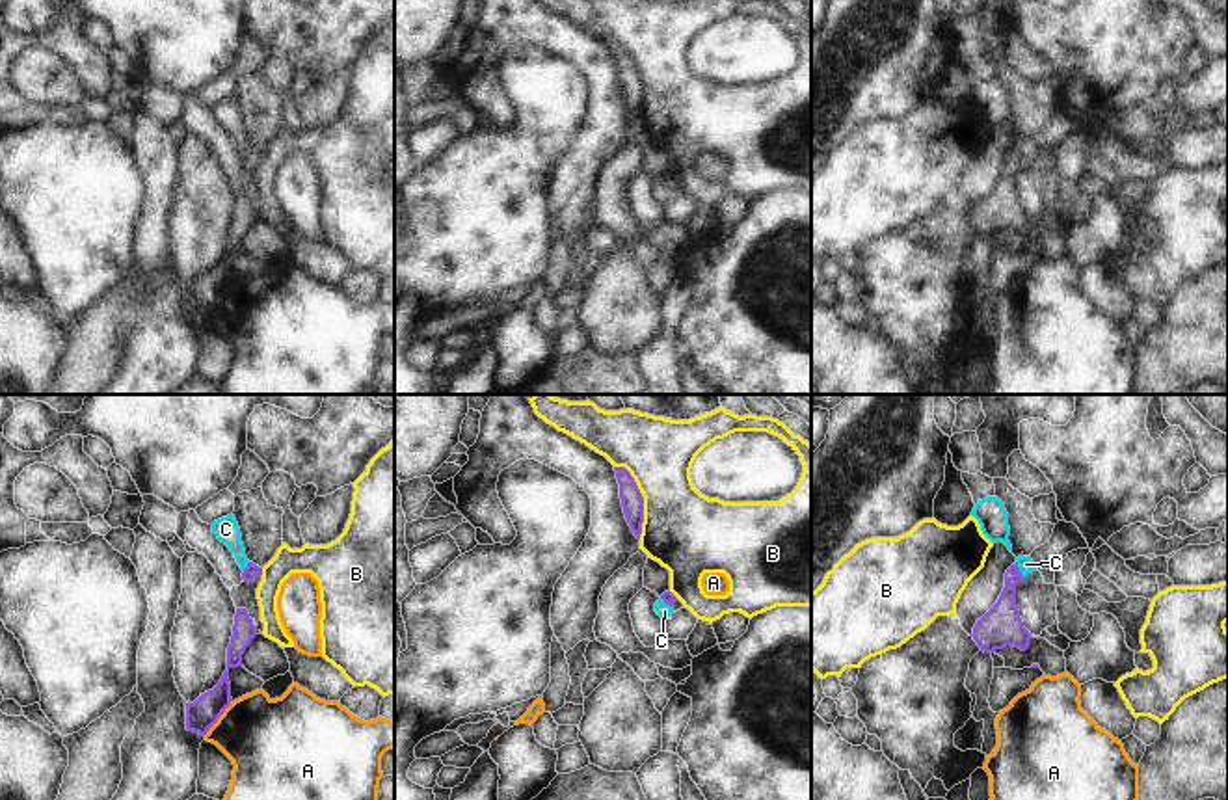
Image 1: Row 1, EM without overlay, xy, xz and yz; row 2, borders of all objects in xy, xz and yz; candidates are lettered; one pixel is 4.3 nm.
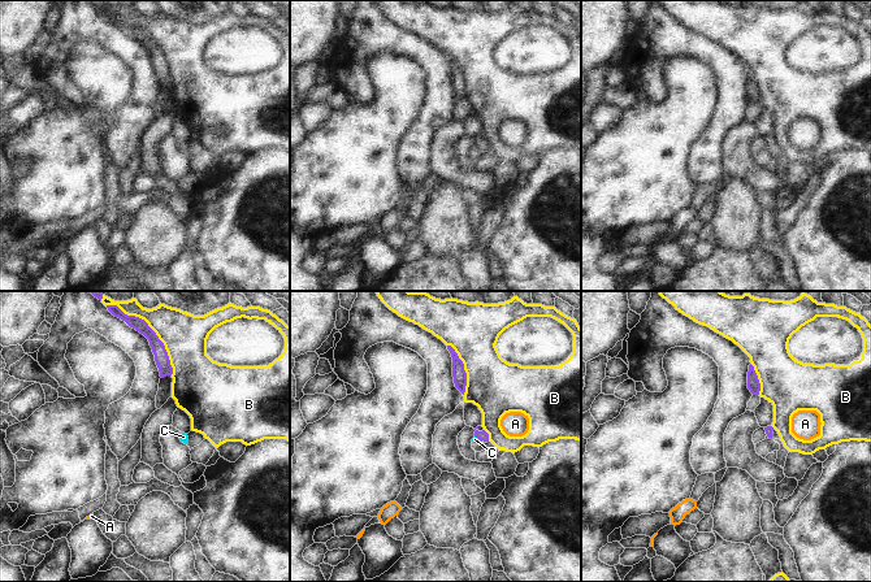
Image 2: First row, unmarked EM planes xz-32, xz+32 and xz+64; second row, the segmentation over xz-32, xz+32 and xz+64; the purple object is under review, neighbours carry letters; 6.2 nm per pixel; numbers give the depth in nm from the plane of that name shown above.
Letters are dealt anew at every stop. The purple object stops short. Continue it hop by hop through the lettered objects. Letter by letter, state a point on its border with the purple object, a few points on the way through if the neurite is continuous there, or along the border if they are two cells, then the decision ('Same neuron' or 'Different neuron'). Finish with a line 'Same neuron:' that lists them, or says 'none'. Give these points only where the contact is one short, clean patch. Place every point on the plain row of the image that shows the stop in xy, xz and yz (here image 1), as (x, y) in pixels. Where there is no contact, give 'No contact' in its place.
A: Touches purple at xy (218, 300). Boundary: xy (231, 283), (203, 319). Different neuron
B: Touches purple at xz (642, 82). Different neuron
C: Touches purple at yz (1018, 153). Boundary: yz (1016, 146), (1024, 160). Different neuron
Same neuron: none

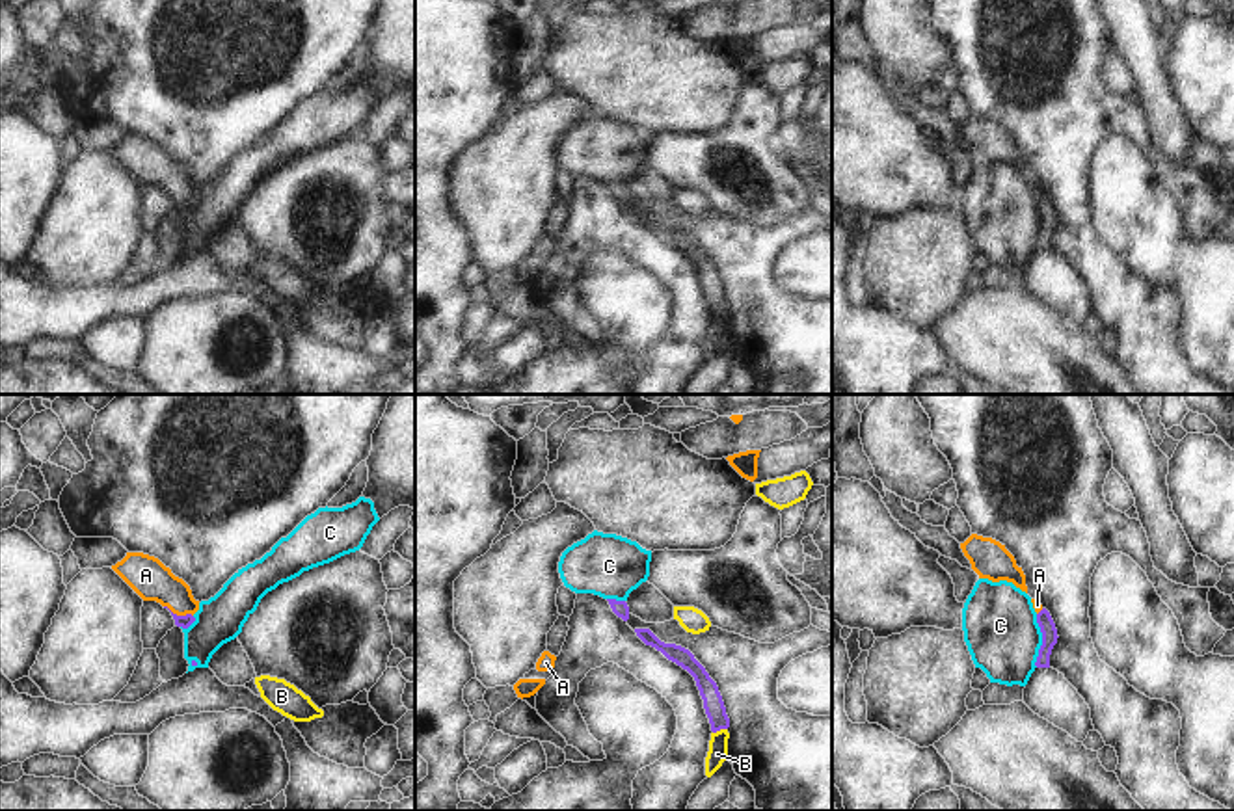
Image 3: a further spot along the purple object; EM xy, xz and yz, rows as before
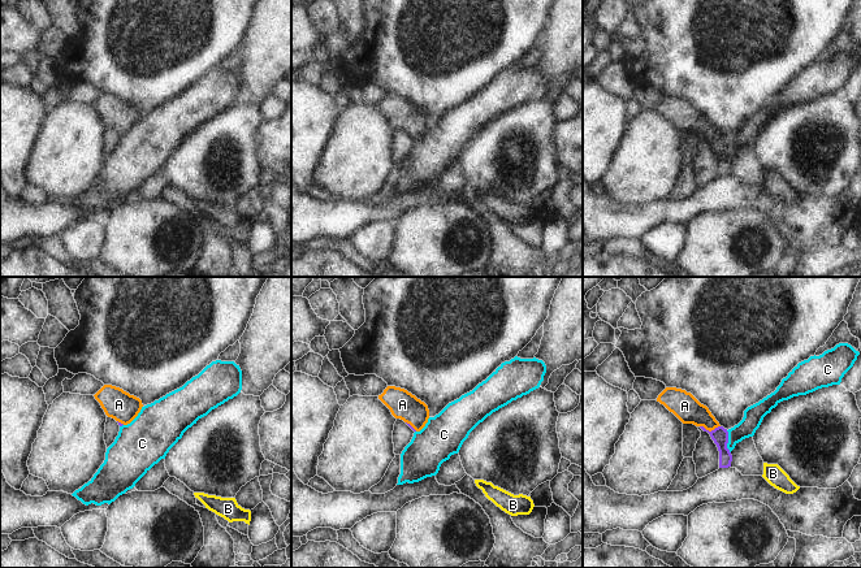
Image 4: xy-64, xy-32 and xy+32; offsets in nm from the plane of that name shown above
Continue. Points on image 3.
A: Touches purple at xy (179, 199). Path across: xy (185, 205), (179, 199), (146, 159). Same neuron
B: Touches purple at xz (719, 313). Different neuron
C: Touches purple at yz (1043, 224). Boundary: yz (1035, 198), (1041, 216), (1037, 250). Different neuron
Same neuron: A

